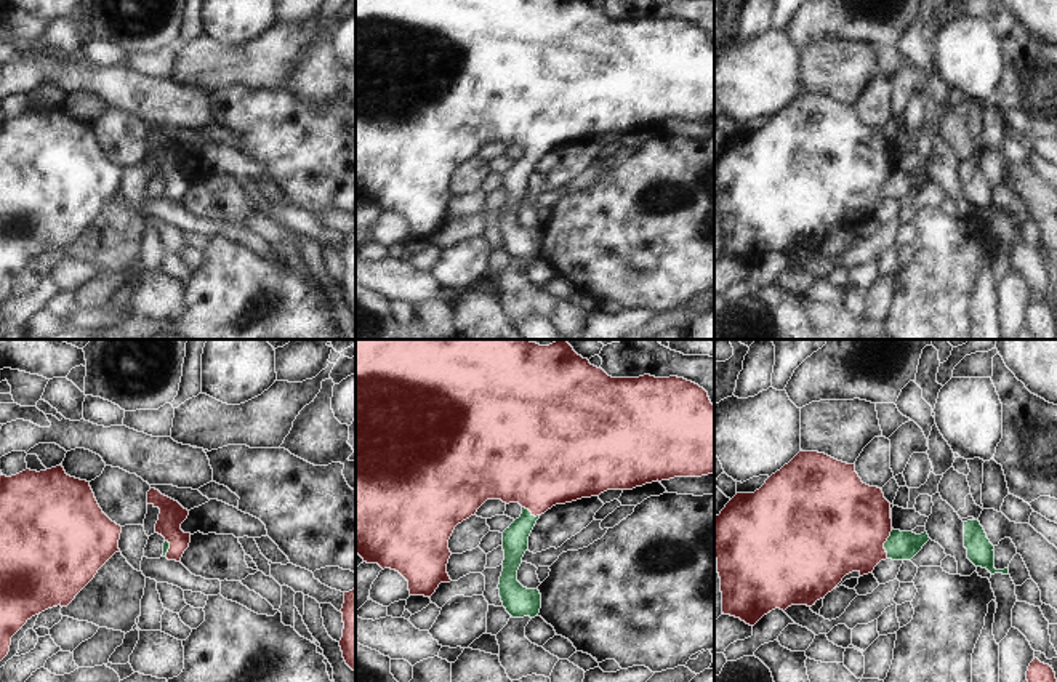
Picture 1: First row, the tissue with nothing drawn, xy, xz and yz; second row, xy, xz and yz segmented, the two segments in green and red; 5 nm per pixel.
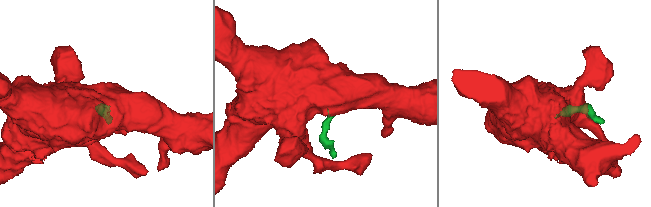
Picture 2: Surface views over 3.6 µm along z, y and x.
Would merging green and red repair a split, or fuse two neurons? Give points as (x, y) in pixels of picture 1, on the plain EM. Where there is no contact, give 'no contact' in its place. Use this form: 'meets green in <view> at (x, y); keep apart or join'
meets green in yz at (884, 186); join

